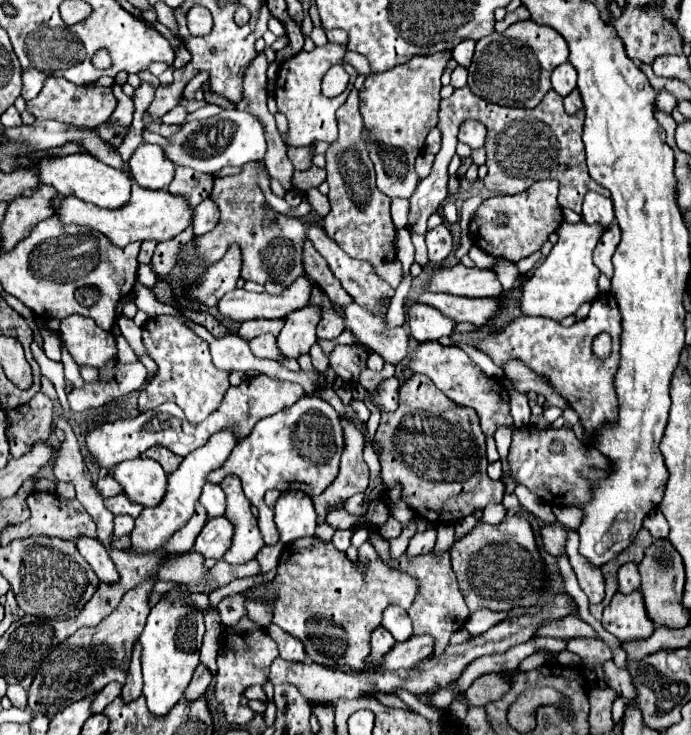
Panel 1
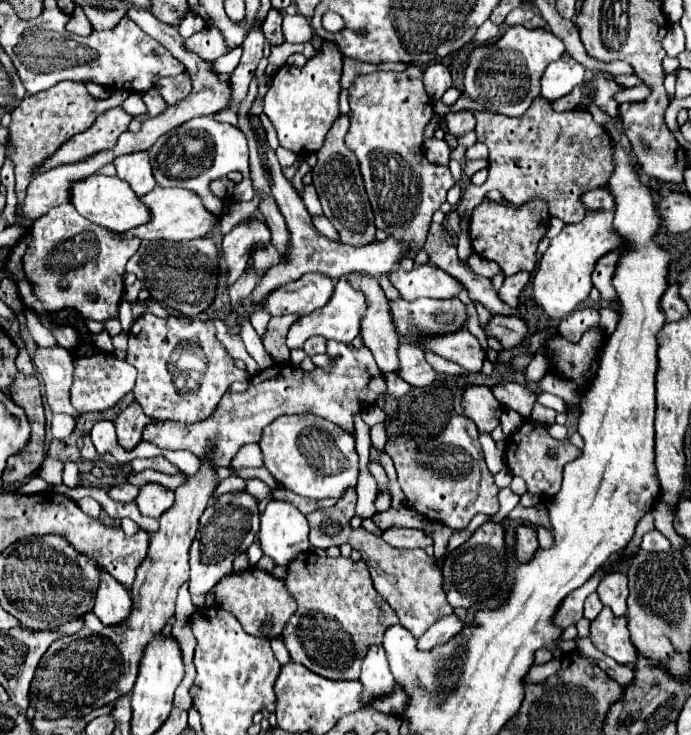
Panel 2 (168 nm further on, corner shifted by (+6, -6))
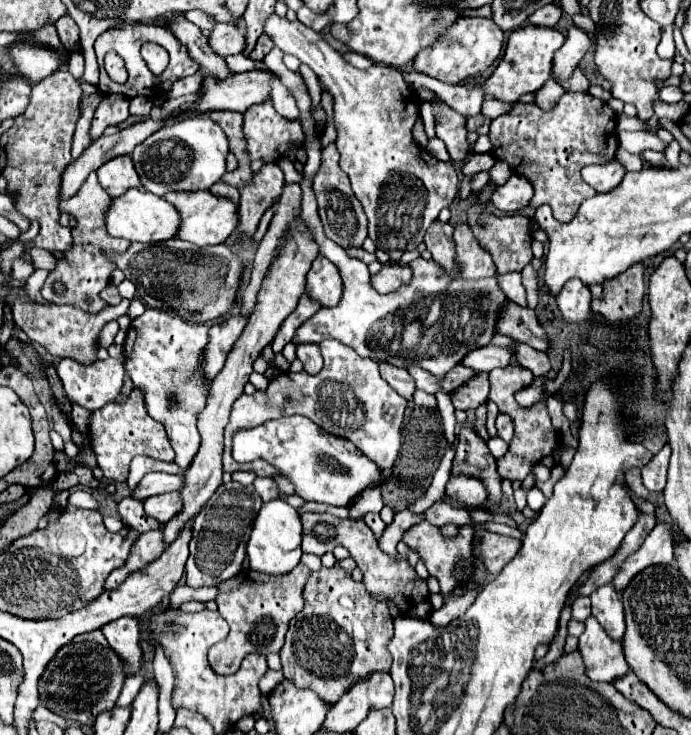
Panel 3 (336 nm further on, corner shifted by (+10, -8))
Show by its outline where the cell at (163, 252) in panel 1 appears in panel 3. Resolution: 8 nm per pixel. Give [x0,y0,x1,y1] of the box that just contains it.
[12,297,128,365]

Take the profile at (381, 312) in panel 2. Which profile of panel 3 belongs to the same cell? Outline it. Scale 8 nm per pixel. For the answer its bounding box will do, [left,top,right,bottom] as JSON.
[380,363,416,401]

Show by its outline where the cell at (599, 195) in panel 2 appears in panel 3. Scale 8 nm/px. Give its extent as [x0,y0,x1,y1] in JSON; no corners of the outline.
[582,159,626,193]

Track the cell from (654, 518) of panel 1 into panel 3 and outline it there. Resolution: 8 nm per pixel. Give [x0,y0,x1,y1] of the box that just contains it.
[612,523,674,591]

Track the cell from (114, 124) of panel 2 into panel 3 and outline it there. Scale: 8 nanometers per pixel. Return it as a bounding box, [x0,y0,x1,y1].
[90,95,130,139]

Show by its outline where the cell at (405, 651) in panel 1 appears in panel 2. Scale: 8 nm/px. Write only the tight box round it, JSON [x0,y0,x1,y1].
[418,615,464,651]

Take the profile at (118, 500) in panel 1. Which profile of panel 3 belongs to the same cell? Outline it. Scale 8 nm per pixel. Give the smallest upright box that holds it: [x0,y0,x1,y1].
[118,497,160,533]

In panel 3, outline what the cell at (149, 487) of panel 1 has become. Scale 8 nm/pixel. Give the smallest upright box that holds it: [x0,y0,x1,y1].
[144,491,182,525]

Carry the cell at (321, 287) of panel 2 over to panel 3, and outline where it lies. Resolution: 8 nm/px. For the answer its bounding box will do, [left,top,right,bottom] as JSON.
[306,255,342,307]

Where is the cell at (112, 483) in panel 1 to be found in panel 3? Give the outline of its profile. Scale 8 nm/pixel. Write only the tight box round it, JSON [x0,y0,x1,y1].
[132,473,184,499]

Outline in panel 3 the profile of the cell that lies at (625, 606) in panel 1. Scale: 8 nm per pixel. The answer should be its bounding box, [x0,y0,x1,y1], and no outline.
[578,617,628,683]

